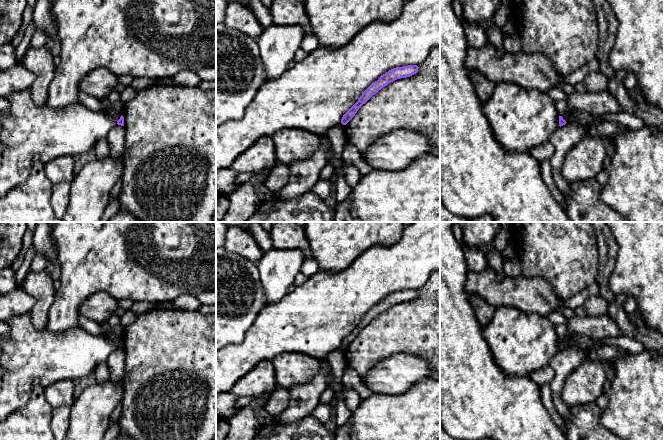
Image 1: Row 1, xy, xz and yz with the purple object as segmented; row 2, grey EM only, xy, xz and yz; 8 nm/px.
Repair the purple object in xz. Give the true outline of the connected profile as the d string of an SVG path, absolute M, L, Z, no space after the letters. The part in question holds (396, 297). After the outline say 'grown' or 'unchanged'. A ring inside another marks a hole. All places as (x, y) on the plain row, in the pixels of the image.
M408 289L403 291L396 291L385 298L381 299L380 302L373 306L360 320L358 325L343 339L341 347L346 349L357 337L359 332L365 328L373 319L379 314L387 310L389 307L401 303L410 301L418 296L417 289Z | unchanged

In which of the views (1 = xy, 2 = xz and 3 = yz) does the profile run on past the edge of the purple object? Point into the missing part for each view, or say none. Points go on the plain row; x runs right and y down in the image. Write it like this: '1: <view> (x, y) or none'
1: none
2: none
3: none

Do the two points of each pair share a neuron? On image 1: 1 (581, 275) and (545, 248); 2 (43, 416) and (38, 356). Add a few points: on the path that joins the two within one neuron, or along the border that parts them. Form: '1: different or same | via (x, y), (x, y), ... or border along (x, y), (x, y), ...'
1: same | via (572, 266), (554, 248)
2: different | border along (44, 388), (35, 386), (29, 400), (25, 404)

